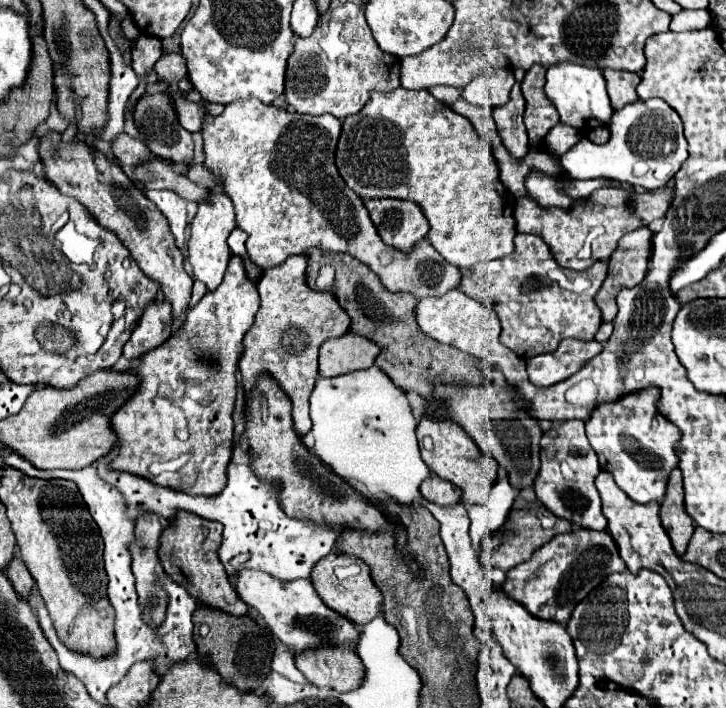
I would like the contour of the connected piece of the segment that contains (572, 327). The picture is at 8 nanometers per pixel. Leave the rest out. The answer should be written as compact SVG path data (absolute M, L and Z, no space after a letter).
M516 234L514 244L516 248L512 256L472 266L470 274L462 276L456 288L498 314L502 322L500 342L524 360L556 350L560 340L564 338L592 340L596 328L600 328L602 322L600 310L594 304L594 296L608 272L606 262L598 260L588 270L576 272L576 276L586 278L590 284L582 292L568 292L548 278L548 272L560 266L552 260L552 254L548 252L548 246L544 244L544 240L540 240L540 236Z

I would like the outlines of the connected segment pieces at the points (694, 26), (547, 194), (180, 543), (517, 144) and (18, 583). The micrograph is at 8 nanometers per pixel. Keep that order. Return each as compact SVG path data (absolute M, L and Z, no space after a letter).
M684 10L682 14L672 16L670 30L672 32L684 32L684 30L702 30L708 28L710 14L706 10Z
M532 172L526 180L526 190L528 196L534 198L538 204L546 206L562 206L562 208L570 208L574 204L574 200L566 194L562 194L558 190L558 178L550 178L550 176L542 176Z
M180 512L176 520L164 530L164 536L160 536L162 568L174 582L184 586L186 592L190 592L190 596L194 596L200 604L214 610L222 610L230 616L248 616L250 614L248 606L242 600L238 600L228 580L228 574L218 560L220 544L222 544L222 524L202 520L188 512Z
M516 82L510 92L510 102L494 108L494 120L500 138L502 142L506 142L506 148L514 158L522 158L528 152L528 134L522 122L522 114L524 114L524 96L520 92L520 84Z
M14 558L12 564L8 566L8 572L6 572L8 580L12 582L16 594L22 598L22 600L28 600L32 590L34 590L34 578L30 576L28 568L24 566L24 562L20 558Z

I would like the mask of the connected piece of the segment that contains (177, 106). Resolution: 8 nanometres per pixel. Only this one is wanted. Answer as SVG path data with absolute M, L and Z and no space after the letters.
M184 96L172 98L172 104L180 126L186 128L188 132L200 132L200 124L204 120L204 108L194 102L188 102Z

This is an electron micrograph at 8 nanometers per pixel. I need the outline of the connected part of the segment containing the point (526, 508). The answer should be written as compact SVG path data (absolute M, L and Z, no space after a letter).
M518 496L506 522L496 532L490 532L484 536L480 564L486 568L500 568L500 570L508 572L510 568L528 560L534 554L534 550L538 550L540 546L550 542L556 534L570 532L570 528L572 528L572 524L552 516L552 512L548 512L540 502L528 502Z

